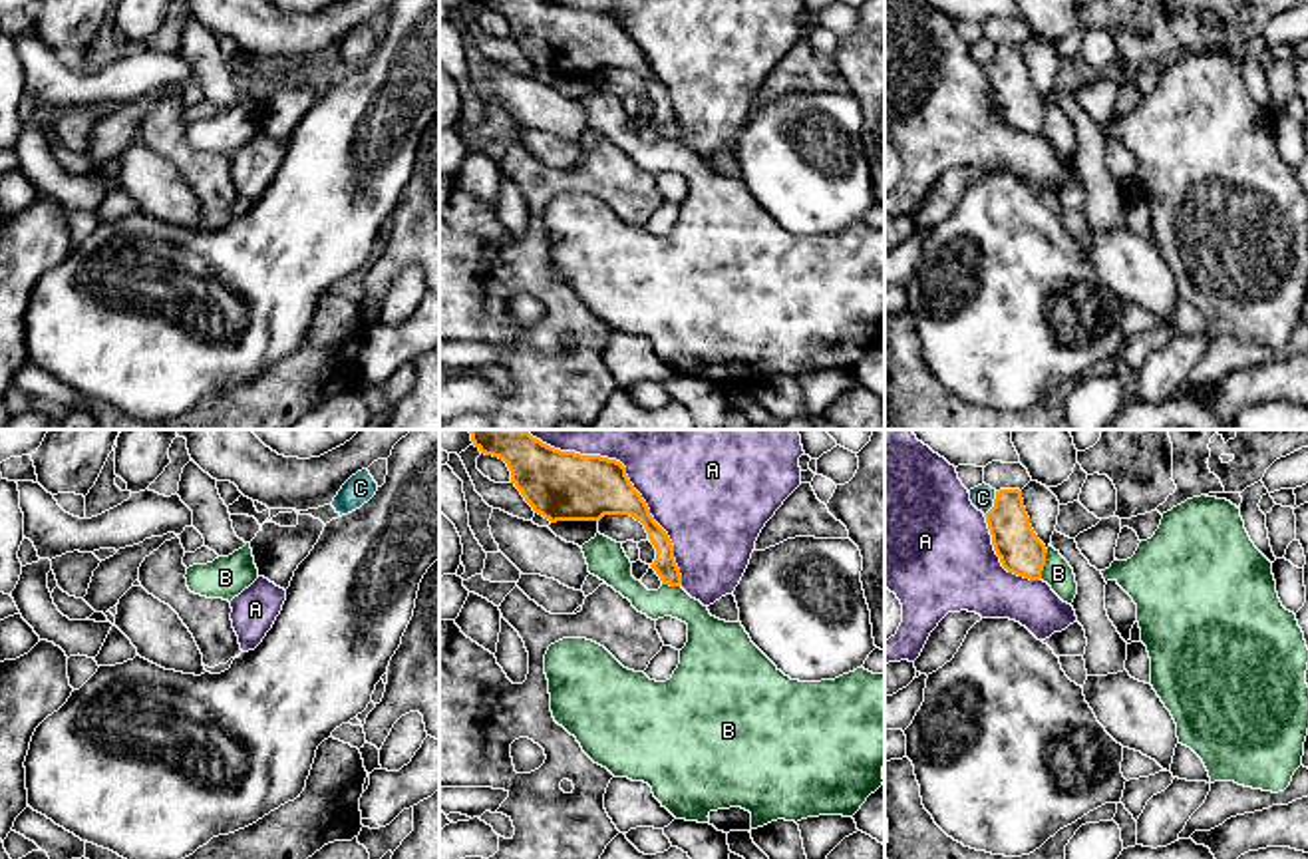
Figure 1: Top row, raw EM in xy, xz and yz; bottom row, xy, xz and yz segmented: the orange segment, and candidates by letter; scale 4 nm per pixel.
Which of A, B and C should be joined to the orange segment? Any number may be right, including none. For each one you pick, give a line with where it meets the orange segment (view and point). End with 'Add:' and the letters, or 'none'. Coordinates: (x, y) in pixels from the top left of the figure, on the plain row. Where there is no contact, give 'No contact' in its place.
Add: none

